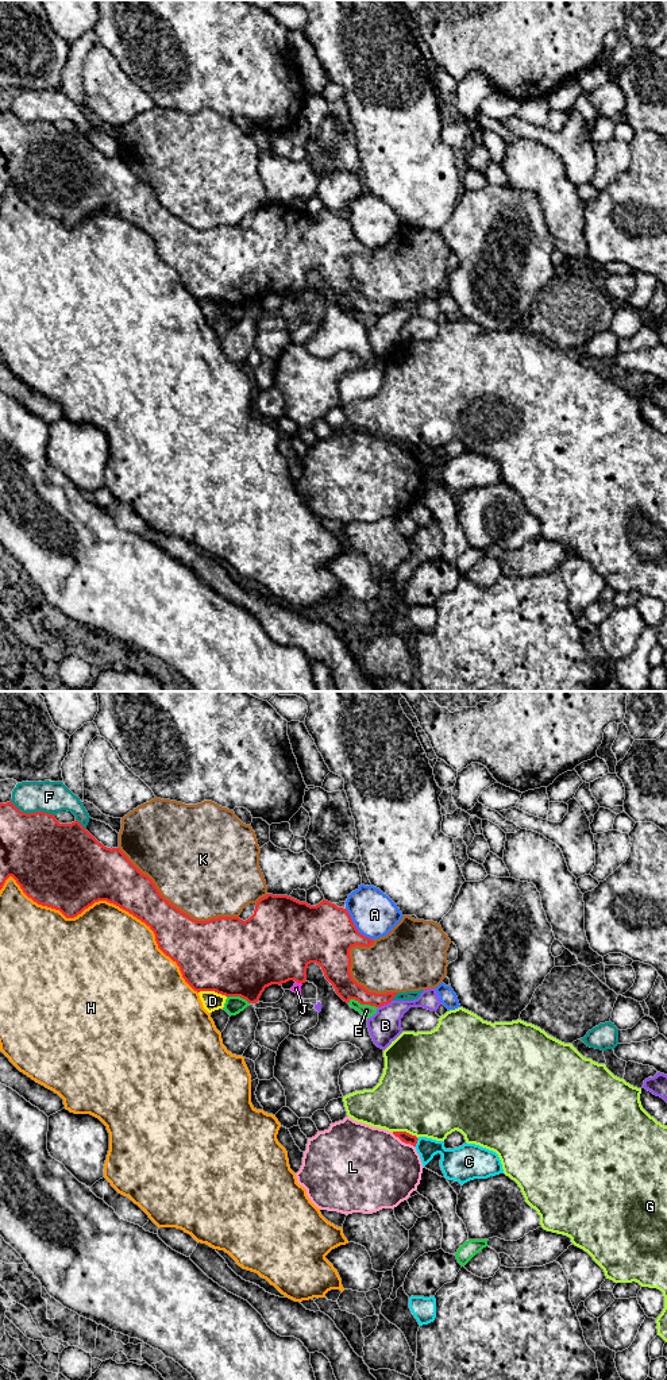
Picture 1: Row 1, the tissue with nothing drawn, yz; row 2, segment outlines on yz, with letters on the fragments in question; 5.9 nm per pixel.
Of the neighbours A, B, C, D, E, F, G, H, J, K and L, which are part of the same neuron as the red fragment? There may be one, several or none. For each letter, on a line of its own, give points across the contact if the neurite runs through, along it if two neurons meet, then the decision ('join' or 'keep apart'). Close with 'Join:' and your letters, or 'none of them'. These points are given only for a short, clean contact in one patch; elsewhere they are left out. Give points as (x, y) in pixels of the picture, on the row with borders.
A: keep apart
B: keep apart
C: along yz (419, 1138), (415, 1147) | keep apart
D: keep apart
E: keep apart
F: keep apart
G: keep apart
H: keep apart
J: keep apart
K: keep apart
L: keep apart
Join: none of them

